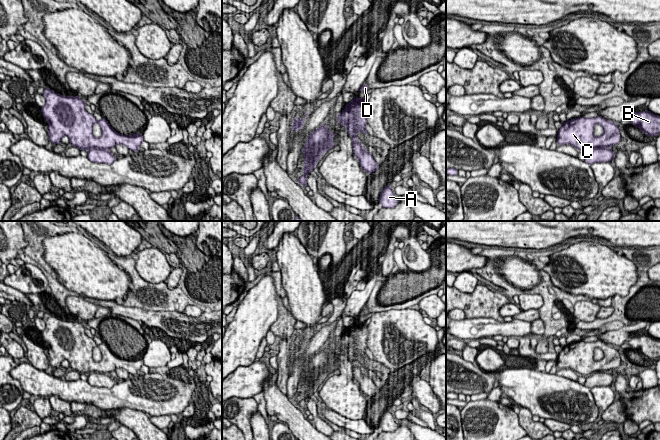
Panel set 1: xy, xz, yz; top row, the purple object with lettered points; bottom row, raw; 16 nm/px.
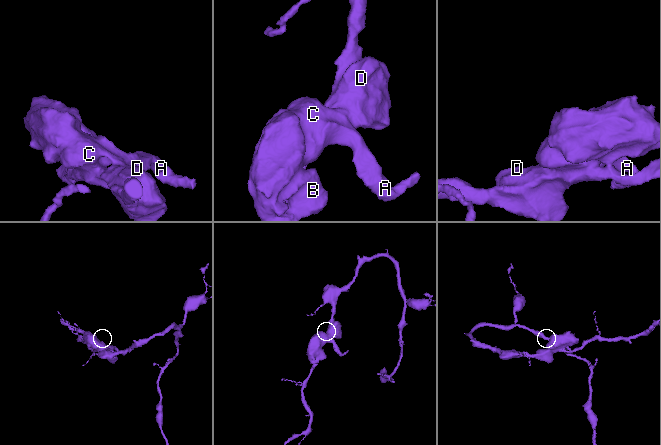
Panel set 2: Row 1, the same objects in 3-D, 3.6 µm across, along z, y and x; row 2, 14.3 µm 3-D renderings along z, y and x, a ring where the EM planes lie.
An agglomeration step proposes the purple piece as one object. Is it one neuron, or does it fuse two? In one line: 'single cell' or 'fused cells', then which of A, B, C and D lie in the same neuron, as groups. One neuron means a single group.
fused cells | A B C / D

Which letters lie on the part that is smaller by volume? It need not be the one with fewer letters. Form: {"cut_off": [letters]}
{"cut_off": ["A", "B", "C"]}

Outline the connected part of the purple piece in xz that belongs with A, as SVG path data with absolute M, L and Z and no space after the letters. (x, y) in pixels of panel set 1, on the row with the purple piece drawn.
M387 184L381 192L378 202L383 208L393 208L399 201L395 198L391 187Z

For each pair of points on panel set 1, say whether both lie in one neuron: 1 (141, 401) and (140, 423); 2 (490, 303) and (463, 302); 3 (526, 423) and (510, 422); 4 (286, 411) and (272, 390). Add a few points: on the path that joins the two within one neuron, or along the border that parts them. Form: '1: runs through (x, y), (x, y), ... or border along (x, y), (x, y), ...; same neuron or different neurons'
1: border along (118, 408), (129, 407), (146, 413); different neurons
2: runs through (483, 302), (470, 302); same neuron
3: border along (517, 414), (519, 424), (524, 429); different neurons
4: runs through (281, 406), (272, 395); same neuron

